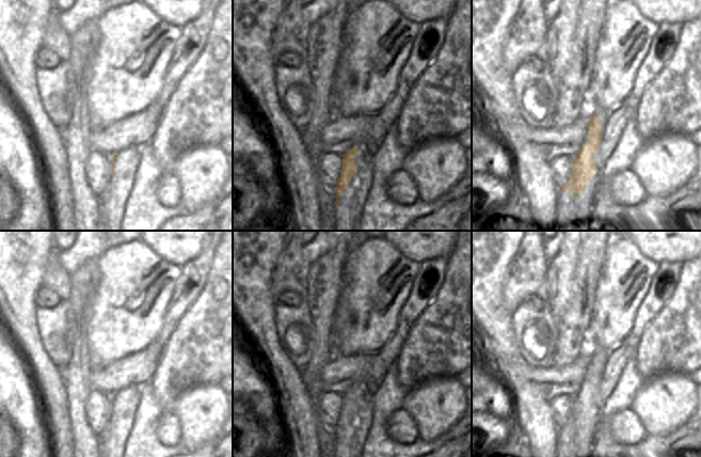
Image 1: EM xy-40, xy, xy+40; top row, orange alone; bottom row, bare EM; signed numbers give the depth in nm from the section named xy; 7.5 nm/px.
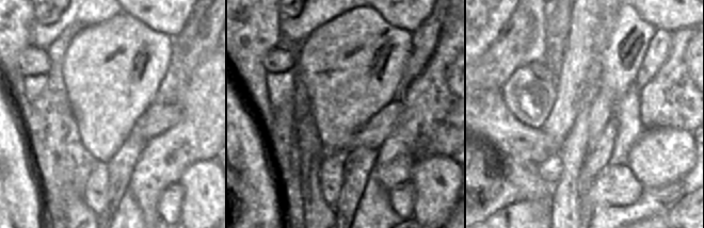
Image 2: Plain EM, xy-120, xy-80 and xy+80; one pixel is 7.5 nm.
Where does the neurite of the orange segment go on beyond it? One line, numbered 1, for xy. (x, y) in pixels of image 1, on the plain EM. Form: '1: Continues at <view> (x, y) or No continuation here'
1: No continuation here.

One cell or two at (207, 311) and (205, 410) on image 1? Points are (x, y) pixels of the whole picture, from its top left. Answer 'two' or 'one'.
two

